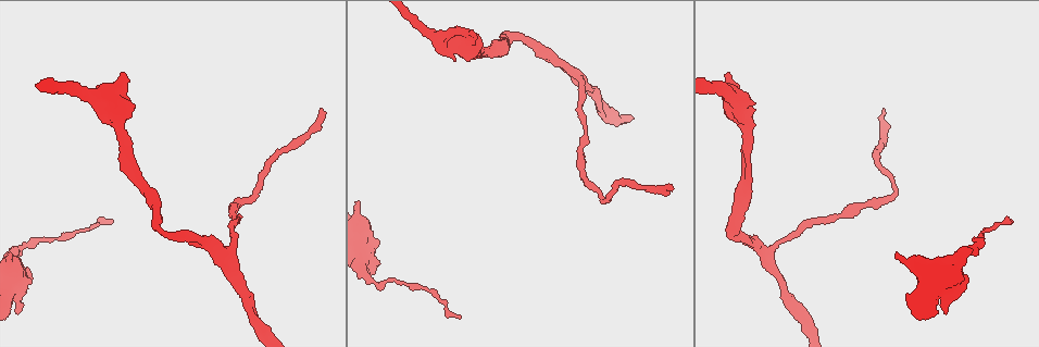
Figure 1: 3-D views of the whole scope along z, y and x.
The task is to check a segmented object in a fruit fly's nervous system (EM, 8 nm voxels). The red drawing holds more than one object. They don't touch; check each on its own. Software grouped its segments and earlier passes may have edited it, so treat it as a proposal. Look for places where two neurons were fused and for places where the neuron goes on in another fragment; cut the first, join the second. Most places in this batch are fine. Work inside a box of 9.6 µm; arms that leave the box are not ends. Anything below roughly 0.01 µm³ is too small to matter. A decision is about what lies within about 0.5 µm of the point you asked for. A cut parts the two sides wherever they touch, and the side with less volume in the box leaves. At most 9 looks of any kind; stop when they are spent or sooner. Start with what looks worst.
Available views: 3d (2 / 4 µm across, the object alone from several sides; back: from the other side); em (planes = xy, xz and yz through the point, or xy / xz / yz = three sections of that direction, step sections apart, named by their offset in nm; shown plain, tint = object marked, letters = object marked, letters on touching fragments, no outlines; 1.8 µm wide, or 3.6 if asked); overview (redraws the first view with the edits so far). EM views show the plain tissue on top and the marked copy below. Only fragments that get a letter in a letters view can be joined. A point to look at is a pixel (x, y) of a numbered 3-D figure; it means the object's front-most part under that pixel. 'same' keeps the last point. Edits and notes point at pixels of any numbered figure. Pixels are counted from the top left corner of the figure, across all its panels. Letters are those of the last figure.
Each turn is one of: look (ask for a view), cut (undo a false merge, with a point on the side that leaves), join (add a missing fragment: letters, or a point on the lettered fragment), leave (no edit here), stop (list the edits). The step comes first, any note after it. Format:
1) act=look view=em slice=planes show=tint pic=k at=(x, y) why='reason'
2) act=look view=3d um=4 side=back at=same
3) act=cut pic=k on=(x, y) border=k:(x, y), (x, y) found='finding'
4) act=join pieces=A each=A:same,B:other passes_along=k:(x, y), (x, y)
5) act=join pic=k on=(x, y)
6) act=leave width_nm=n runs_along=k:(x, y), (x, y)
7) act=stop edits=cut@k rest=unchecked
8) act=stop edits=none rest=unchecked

act=look view=em slice=planes show=letters pic=1 at=(156, 230) why='sharp bend'

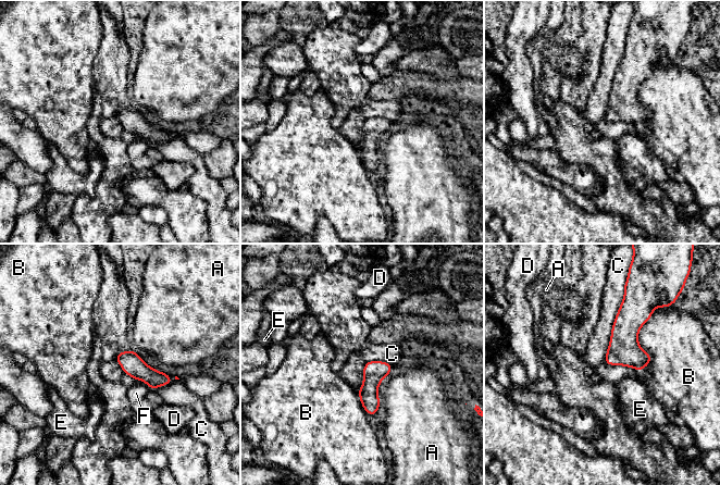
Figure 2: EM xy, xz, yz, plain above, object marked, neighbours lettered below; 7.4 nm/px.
act=leave longest_contact=C:550nm each=A:other,B:other,C:other,D:other,E:other,F:other border=2:(624, 293), (603, 361) found='continuous, no second neuron'

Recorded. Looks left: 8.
act=look view=em um=3.6 slice=planes show=letters pic=1 at=(319, 111) why='free end'

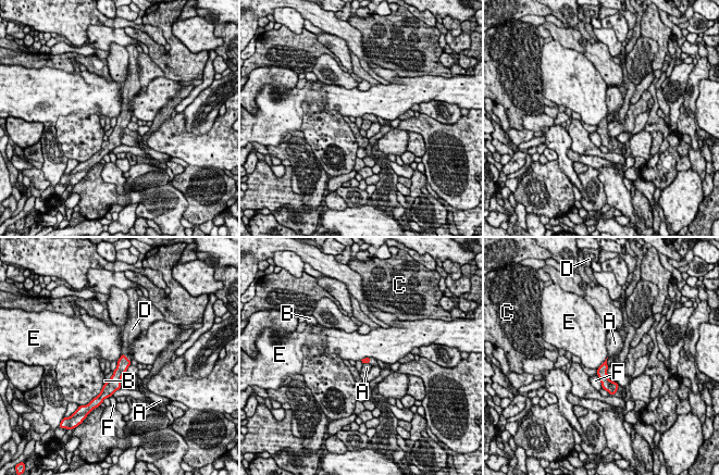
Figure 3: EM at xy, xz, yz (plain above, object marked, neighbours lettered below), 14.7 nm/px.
act=join pieces=D each=A:other,B:other,C:other,D:same,E:other,F:other passes_along=3:(123, 363), (125, 358), (126, 341) found='the neuron continues'

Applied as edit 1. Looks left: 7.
act=look view=overview why='redraw'

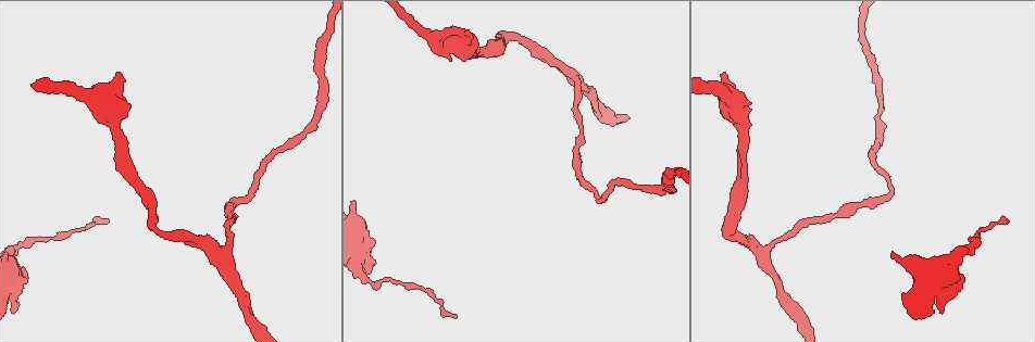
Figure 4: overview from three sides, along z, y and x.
act=look view=em um=3.6 slice=planes show=tint pic=4 at=(449, 45) why='two arms in line, one across'

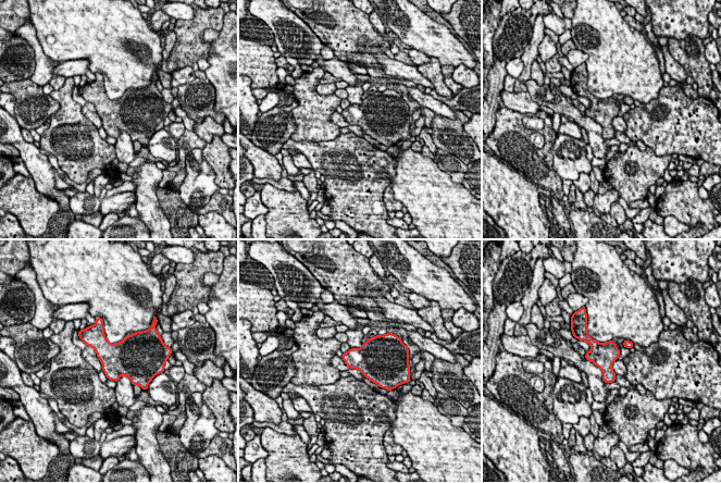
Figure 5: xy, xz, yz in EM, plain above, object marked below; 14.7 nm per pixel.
act=look view=em um=3.6 slice=planes show=letters at=same

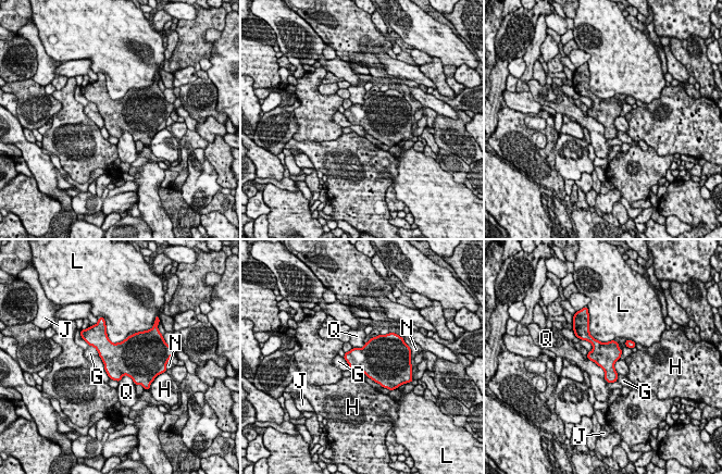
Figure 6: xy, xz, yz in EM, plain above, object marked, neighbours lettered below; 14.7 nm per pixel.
act=leave width_nm=380 each=G:other,H:other,J:other,L:other,N:other,Q:other found='one neuron here'

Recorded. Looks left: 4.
act=look view=em slice=xy step=16 show=letters pic=4 at=(13, 312) why='an open end'

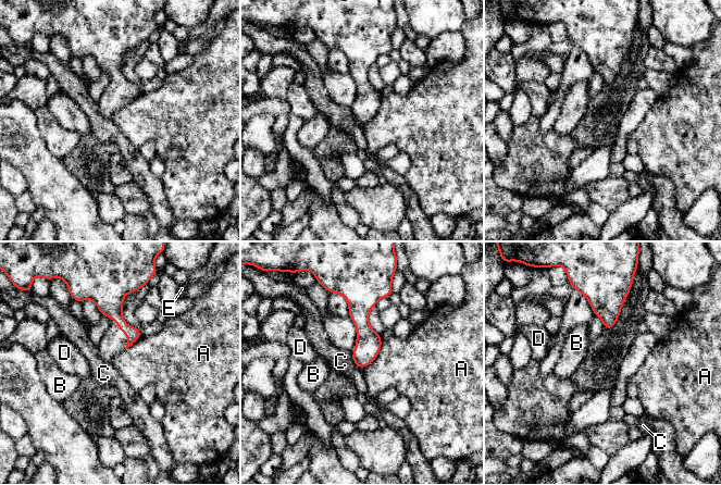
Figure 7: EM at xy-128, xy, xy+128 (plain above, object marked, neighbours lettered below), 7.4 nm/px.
act=leave each=A:other,B:other,C:other,D:other,E:other found='no lettered fragment goes on from it'

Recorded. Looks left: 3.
act=stop edits=join@3 rest=unchecked

